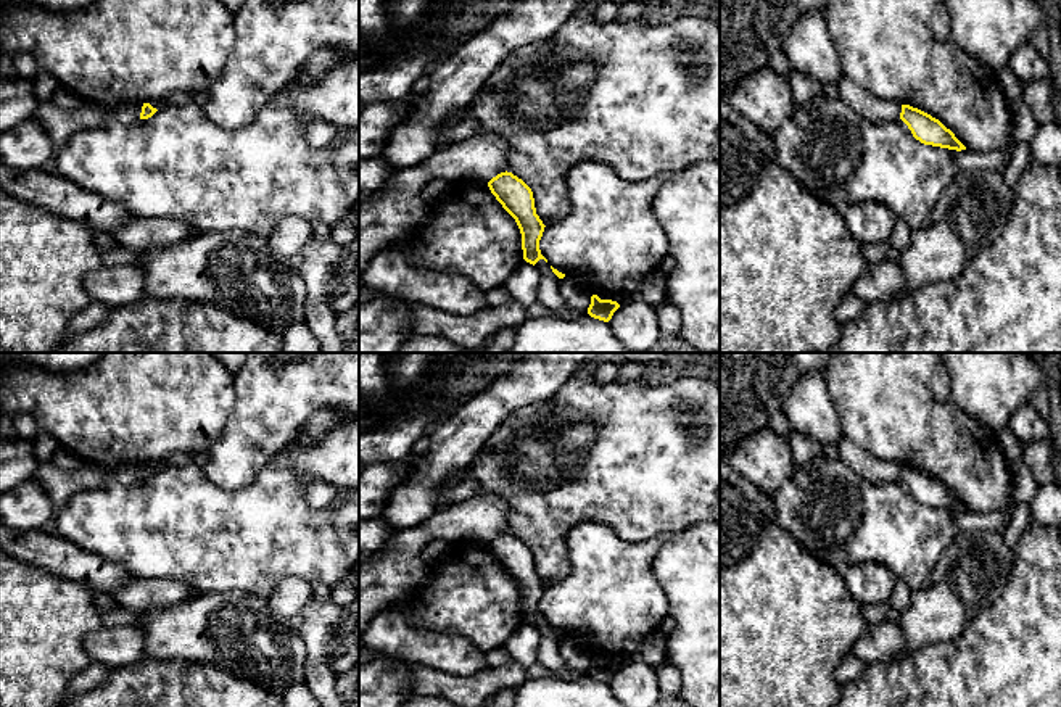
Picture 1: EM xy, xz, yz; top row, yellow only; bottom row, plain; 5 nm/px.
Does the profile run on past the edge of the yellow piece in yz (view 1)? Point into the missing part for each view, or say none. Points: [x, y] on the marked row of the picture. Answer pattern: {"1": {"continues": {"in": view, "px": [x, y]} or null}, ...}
{"1": {"continues": null}}

